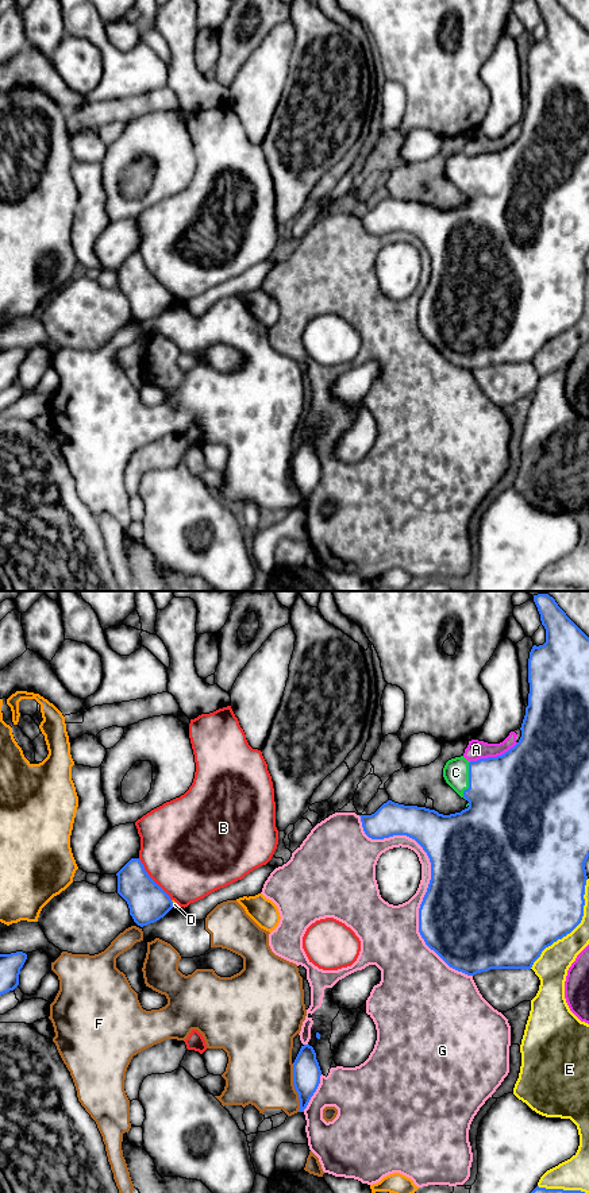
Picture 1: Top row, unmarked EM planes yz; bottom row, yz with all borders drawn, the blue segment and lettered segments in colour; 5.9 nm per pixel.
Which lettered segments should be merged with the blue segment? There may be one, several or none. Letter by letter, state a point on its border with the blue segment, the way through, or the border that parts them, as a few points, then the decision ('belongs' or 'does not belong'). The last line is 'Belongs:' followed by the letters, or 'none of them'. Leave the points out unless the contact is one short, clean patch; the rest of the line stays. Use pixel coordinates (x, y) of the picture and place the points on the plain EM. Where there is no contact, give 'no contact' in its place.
A: contact yz (493, 153); does not belong
B: contact yz (151, 274); does not belong
C: contact yz (469, 176); belongs
D: contact yz (172, 298); does not belong
E: contact yz (574, 323); does not belong
F: contact yz (295, 483); does not belong
G: contact yz (430, 277); does not belong
Belongs: C

